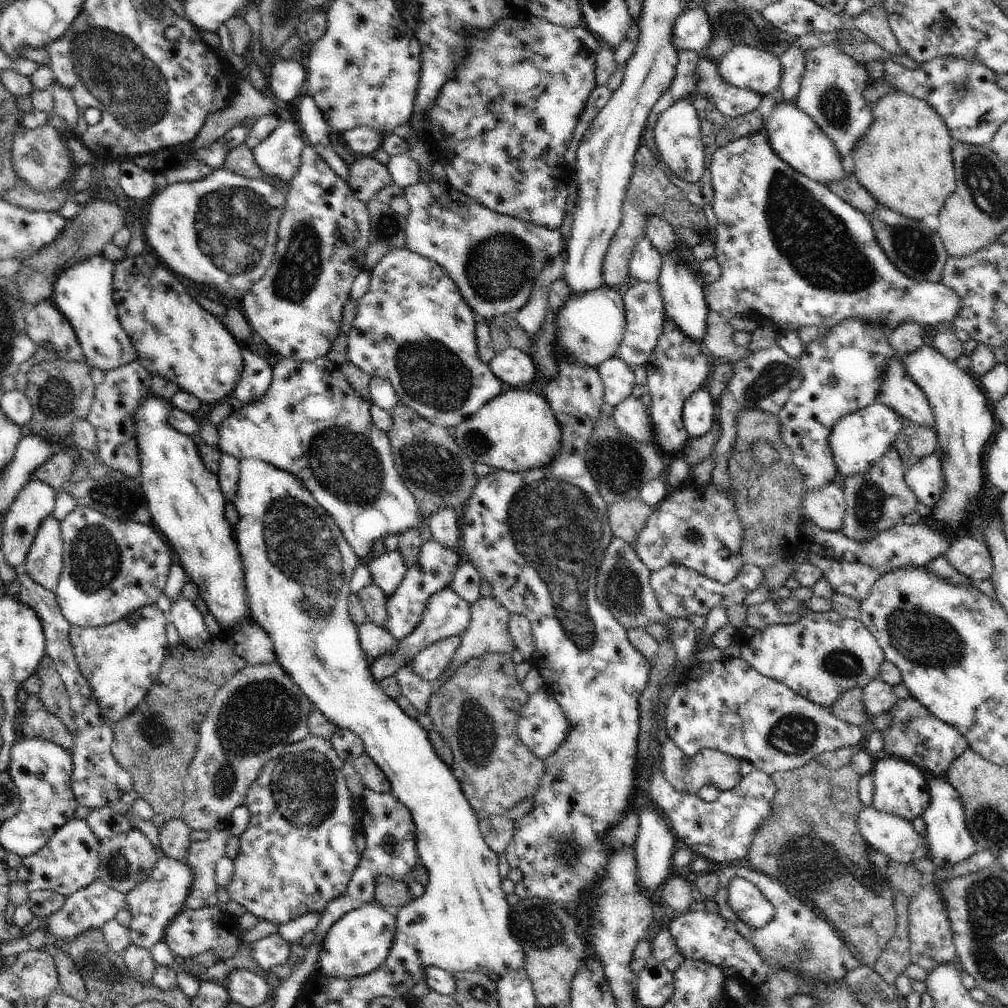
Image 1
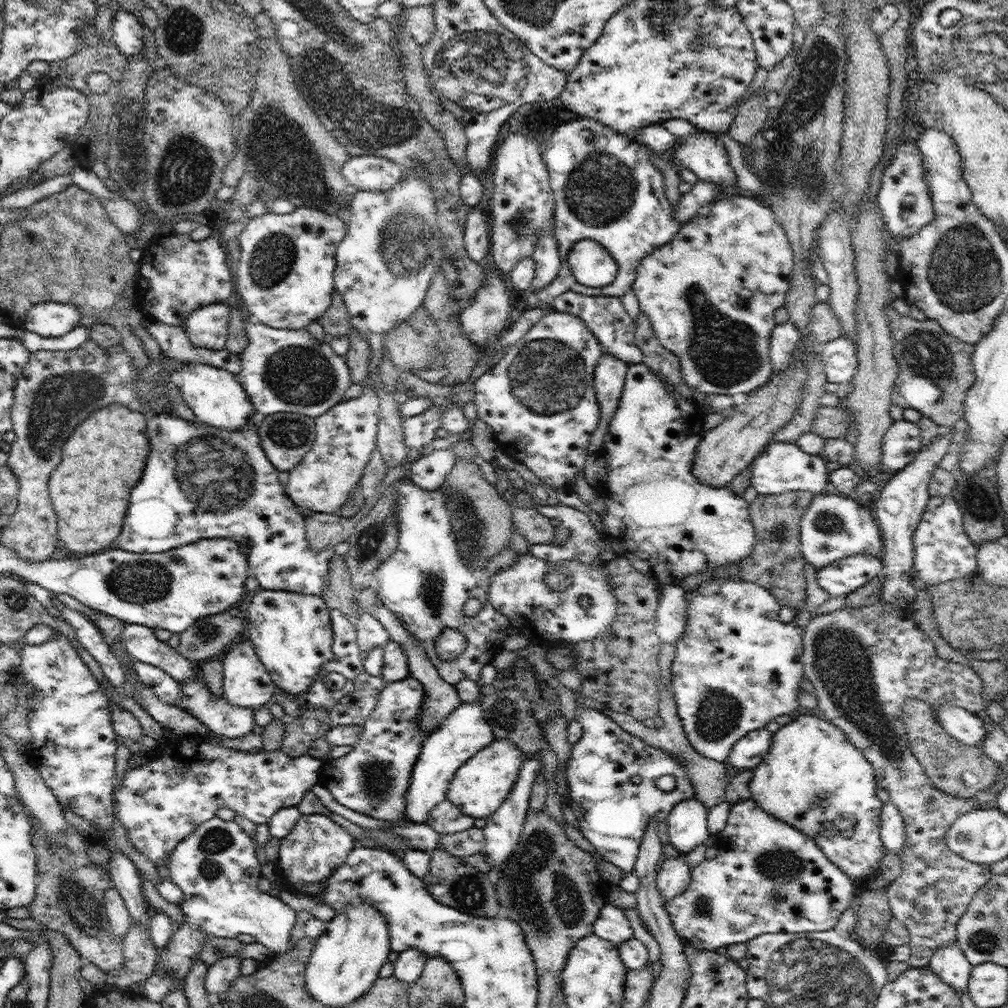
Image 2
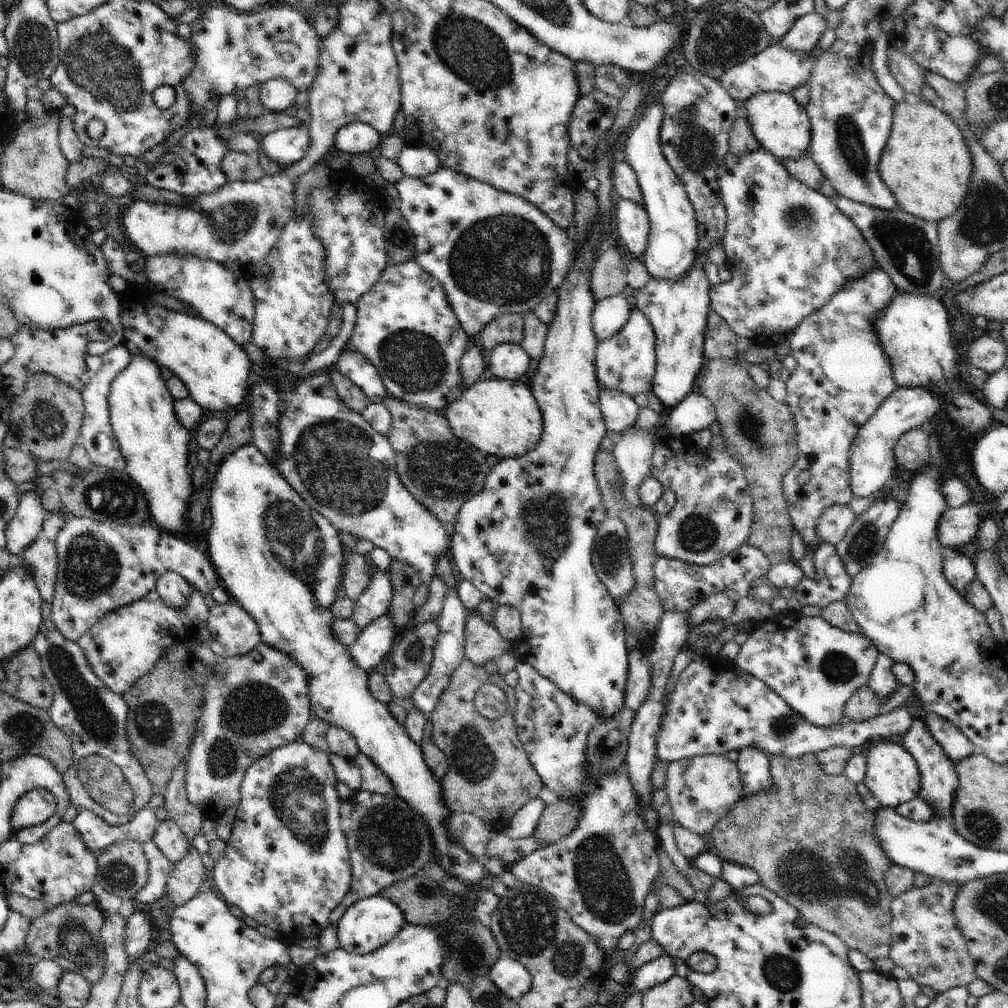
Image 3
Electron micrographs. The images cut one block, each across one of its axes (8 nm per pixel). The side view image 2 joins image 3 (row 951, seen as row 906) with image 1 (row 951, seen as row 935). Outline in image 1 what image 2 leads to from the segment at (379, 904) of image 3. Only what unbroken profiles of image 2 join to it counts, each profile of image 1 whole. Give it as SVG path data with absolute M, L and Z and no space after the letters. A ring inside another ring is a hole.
M362 905L342 915L331 927L324 942L322 950L316 962L318 976L332 976L332 978L358 978L366 976L388 958L389 950L396 936L396 917L389 913L382 905Z

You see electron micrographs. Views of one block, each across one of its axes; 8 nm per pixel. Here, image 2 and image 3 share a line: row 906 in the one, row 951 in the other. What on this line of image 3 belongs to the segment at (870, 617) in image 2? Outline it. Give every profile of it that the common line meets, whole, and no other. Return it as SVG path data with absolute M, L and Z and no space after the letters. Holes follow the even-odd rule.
M935 880L928 886L910 888L892 900L889 958L902 967L918 985L930 986L938 995L955 987L968 987L976 978L976 966L966 948L958 918L954 916L953 903L959 886L954 882Z

